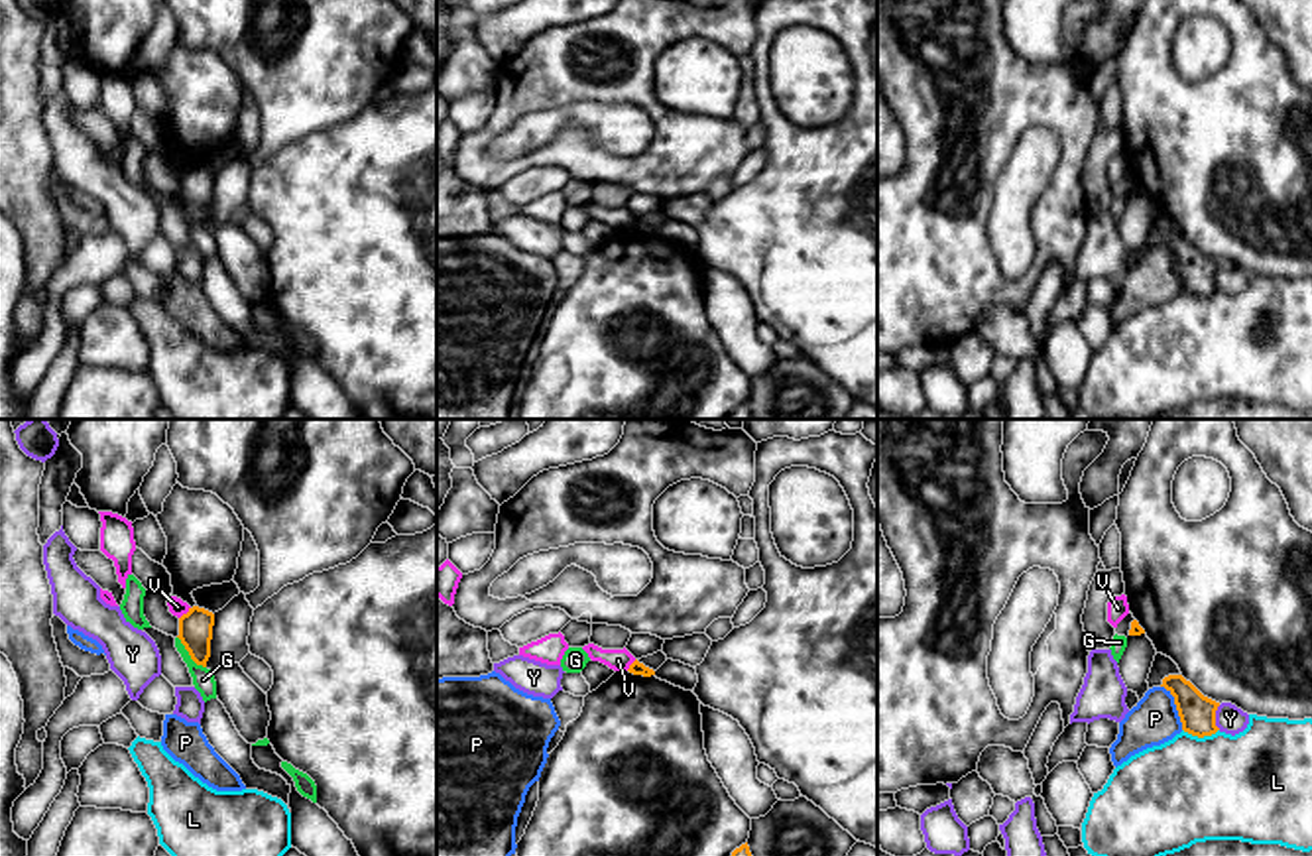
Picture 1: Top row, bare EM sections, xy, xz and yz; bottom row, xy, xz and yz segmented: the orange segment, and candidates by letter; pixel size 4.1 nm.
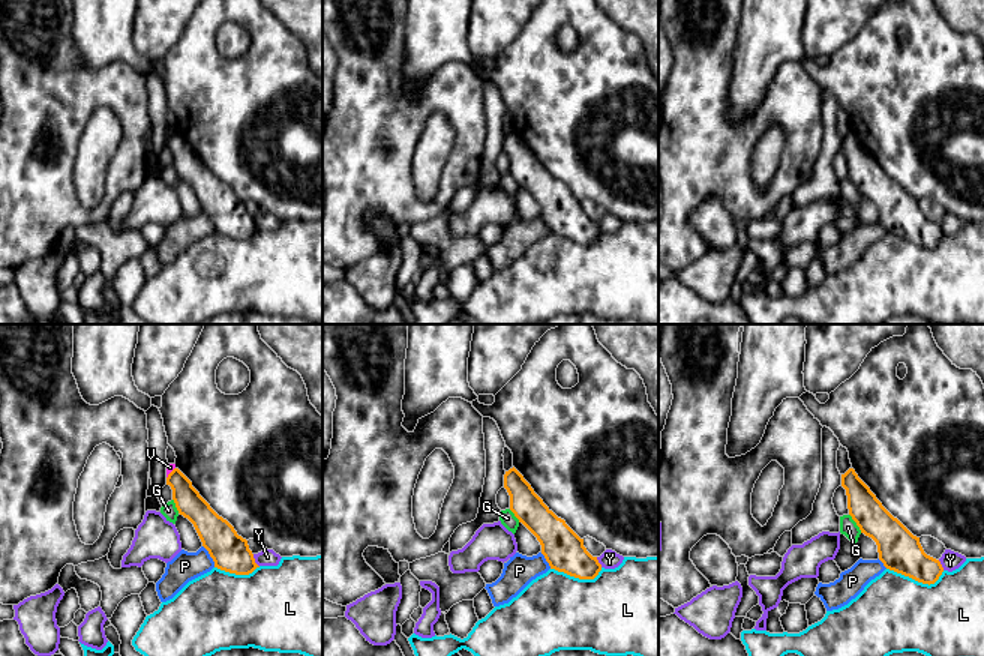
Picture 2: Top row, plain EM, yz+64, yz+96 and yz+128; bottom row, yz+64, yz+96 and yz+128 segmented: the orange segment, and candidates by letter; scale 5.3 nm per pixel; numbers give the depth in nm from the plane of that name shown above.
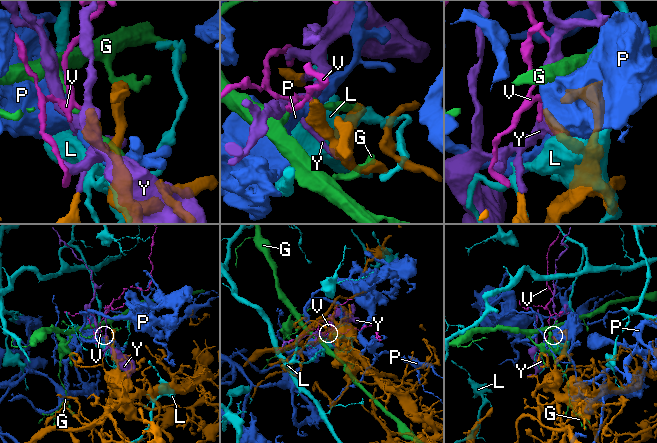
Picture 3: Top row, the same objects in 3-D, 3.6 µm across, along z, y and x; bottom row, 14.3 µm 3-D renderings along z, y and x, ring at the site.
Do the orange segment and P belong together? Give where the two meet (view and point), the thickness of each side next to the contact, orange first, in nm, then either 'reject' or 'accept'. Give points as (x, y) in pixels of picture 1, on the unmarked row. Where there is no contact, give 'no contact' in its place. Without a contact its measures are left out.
contact yz (1177, 266); calibres 150 and 190 nm; reject

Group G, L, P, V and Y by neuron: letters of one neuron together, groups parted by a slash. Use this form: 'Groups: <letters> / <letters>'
Groups: G / L / P / V / Y

